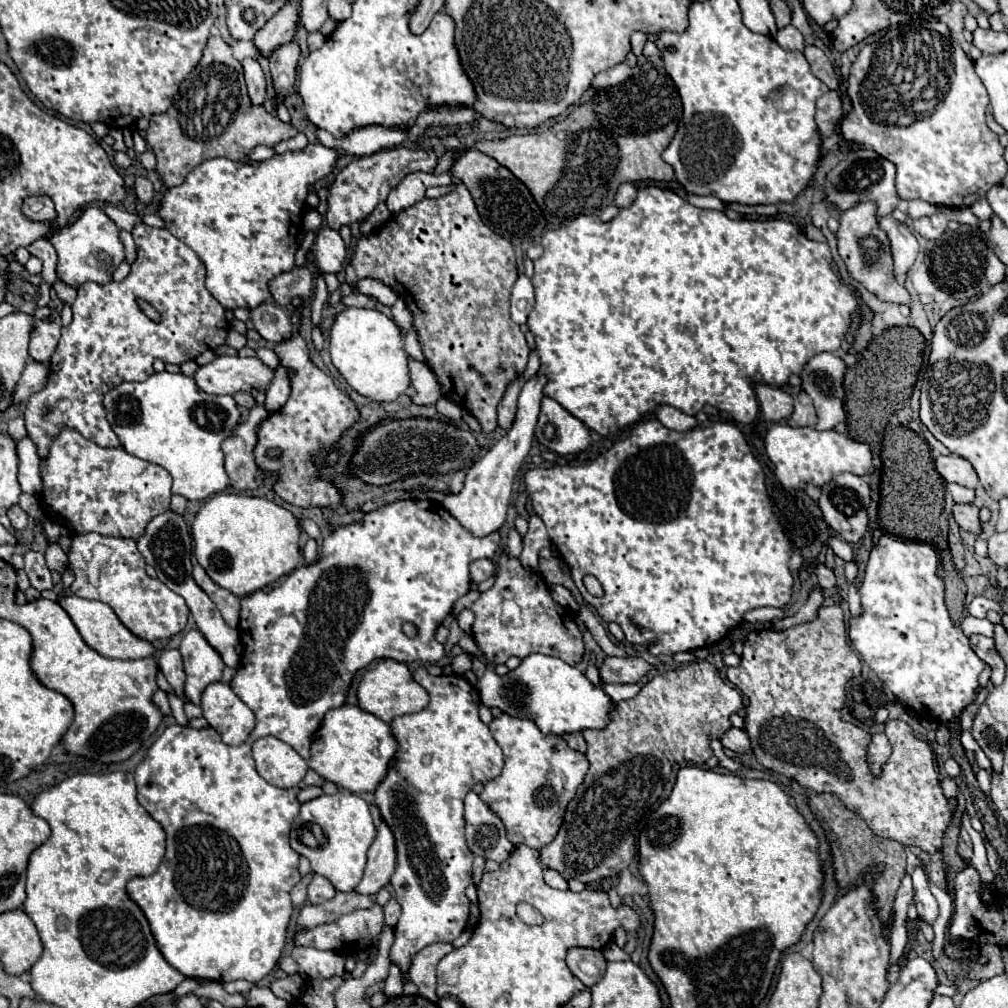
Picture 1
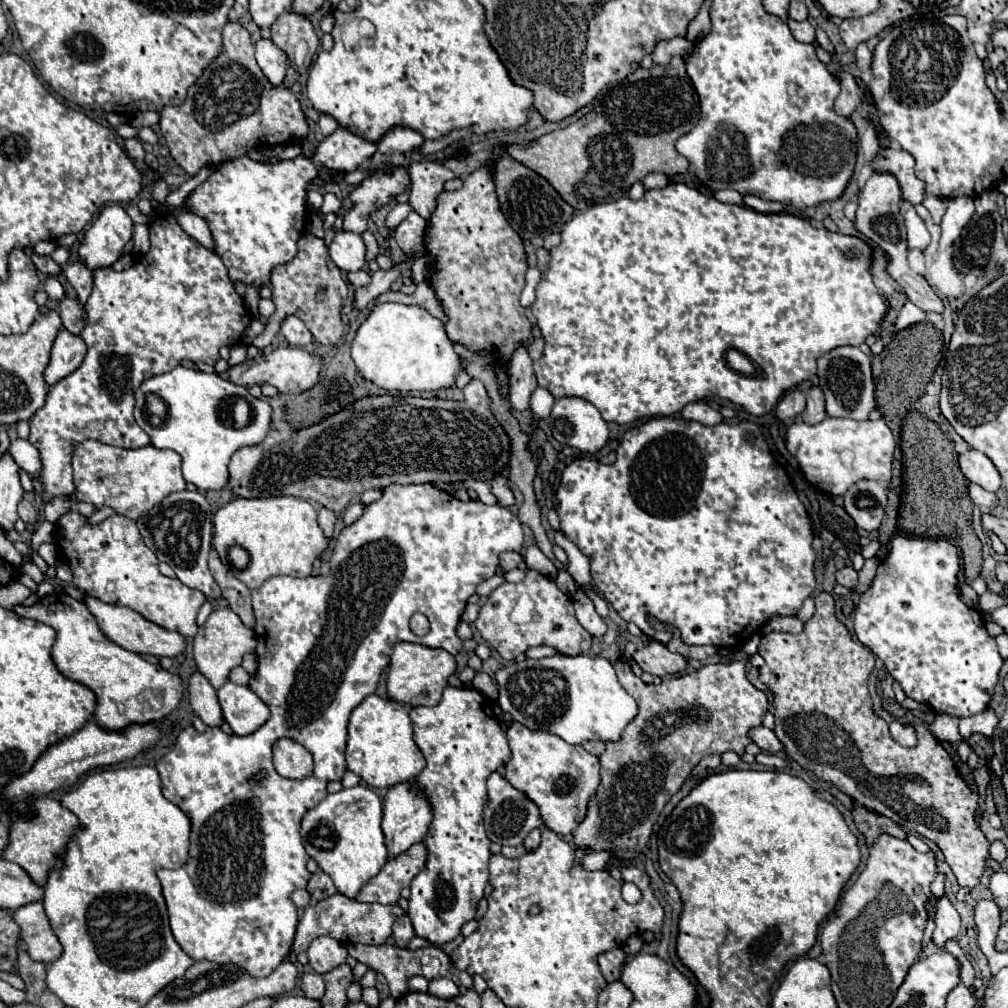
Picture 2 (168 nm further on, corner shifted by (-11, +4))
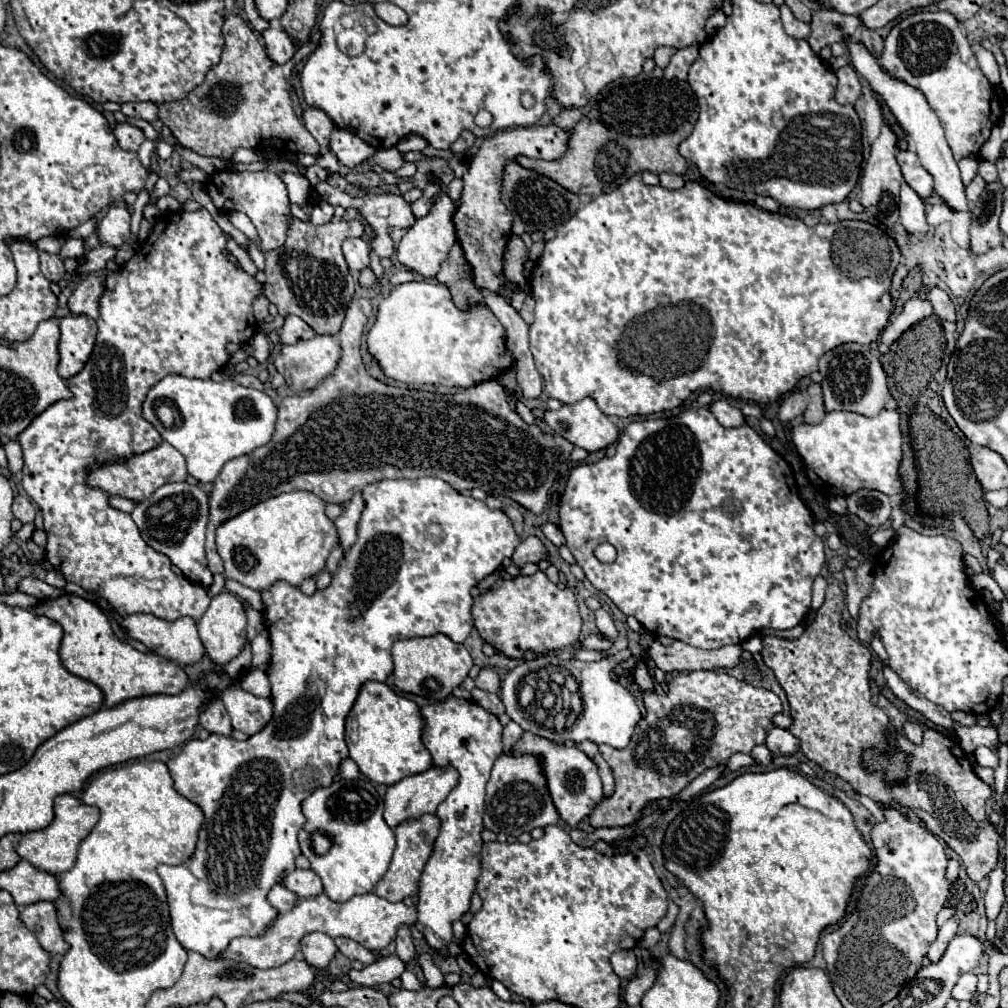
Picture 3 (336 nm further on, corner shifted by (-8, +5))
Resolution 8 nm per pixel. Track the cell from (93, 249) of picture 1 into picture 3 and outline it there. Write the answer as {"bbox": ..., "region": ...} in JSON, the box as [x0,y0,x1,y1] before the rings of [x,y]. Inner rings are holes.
{"bbox":[98,204,132,248],"region":[[[114,204],[108,208],[108,212],[104,214],[104,218],[98,224],[98,238],[102,244],[110,244],[116,248],[132,238],[130,212],[126,210],[126,206]]]}

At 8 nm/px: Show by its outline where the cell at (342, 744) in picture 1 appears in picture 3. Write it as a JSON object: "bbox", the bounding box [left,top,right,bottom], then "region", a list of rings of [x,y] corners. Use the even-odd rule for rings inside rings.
{"bbox":[346,682,432,784],"region":[[[366,682],[346,718],[346,744],[360,772],[376,784],[396,784],[406,776],[432,766],[432,756],[422,742],[424,722],[418,706],[390,690],[384,682]]]}

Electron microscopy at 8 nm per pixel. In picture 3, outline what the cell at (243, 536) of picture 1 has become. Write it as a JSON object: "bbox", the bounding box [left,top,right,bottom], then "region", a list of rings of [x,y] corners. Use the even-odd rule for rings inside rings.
{"bbox":[216,490,338,590],"region":[[[300,490],[260,502],[238,516],[224,520],[216,528],[216,546],[220,558],[224,560],[224,578],[232,578],[252,590],[266,590],[276,580],[286,580],[292,586],[300,586],[304,578],[318,574],[326,566],[326,558],[336,544],[338,532],[334,522],[324,514],[324,502],[316,494]]]}

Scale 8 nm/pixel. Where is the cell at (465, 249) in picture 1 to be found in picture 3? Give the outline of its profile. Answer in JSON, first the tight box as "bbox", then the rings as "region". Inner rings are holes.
{"bbox":[452,124,568,290],"region":[[[550,124],[550,126],[510,128],[506,132],[498,132],[486,138],[480,144],[474,160],[470,162],[470,170],[462,178],[464,188],[460,194],[460,204],[452,216],[456,240],[464,250],[464,258],[472,270],[472,282],[478,290],[496,290],[500,282],[508,282],[508,278],[504,276],[502,260],[512,234],[512,214],[500,200],[500,184],[506,162],[514,160],[516,156],[556,160],[566,152],[566,142],[568,142],[568,132]]]}

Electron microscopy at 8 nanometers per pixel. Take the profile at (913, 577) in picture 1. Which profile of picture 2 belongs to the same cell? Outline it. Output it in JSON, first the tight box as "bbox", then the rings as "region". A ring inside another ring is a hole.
{"bbox":[855,537,1003,717],"region":[[[893,537],[887,559],[877,567],[871,587],[861,595],[855,609],[855,635],[885,663],[893,679],[901,683],[905,695],[929,703],[937,713],[971,717],[987,709],[999,679],[1003,657],[997,651],[995,639],[985,629],[983,613],[973,611],[959,595],[959,569],[959,549],[947,539]]]}

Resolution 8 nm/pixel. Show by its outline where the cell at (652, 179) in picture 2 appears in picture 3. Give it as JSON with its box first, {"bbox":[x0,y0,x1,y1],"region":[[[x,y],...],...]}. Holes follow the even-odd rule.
{"bbox":[660,172,684,190],"region":[[[664,172],[664,174],[660,174],[660,186],[670,188],[670,190],[678,190],[678,188],[684,186],[684,180],[678,174],[666,174]]]}

